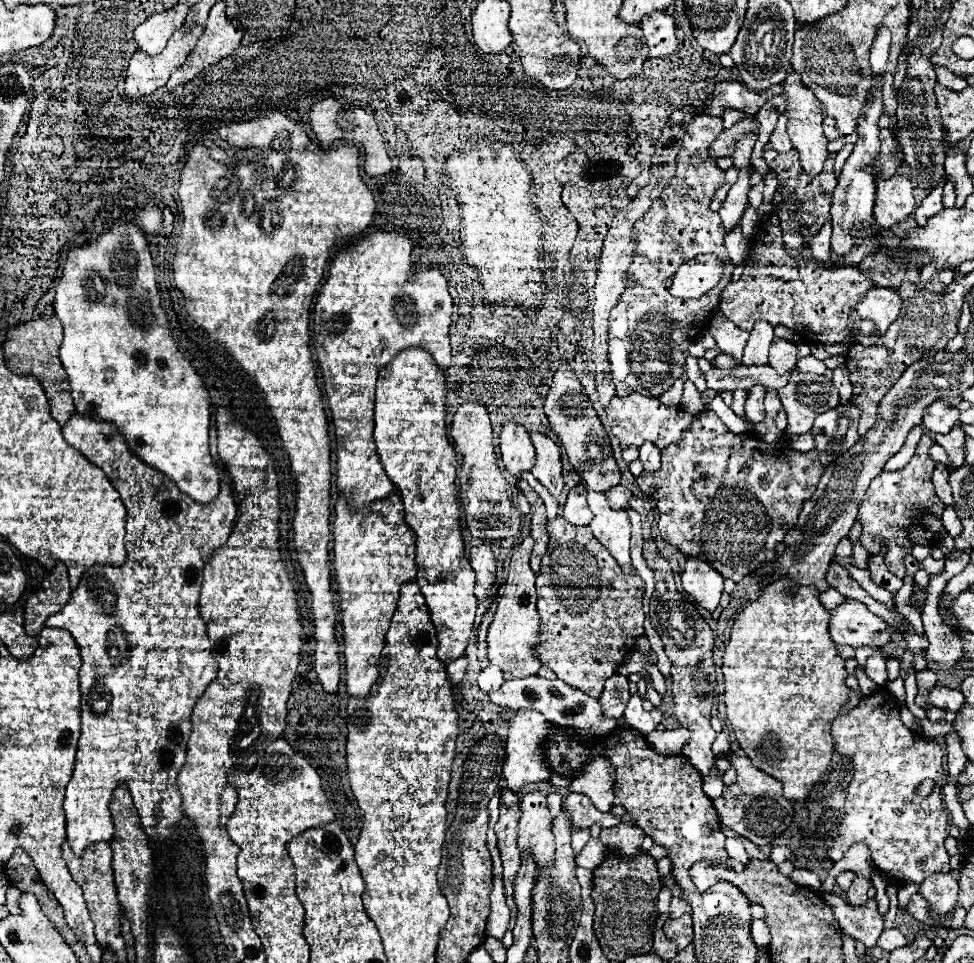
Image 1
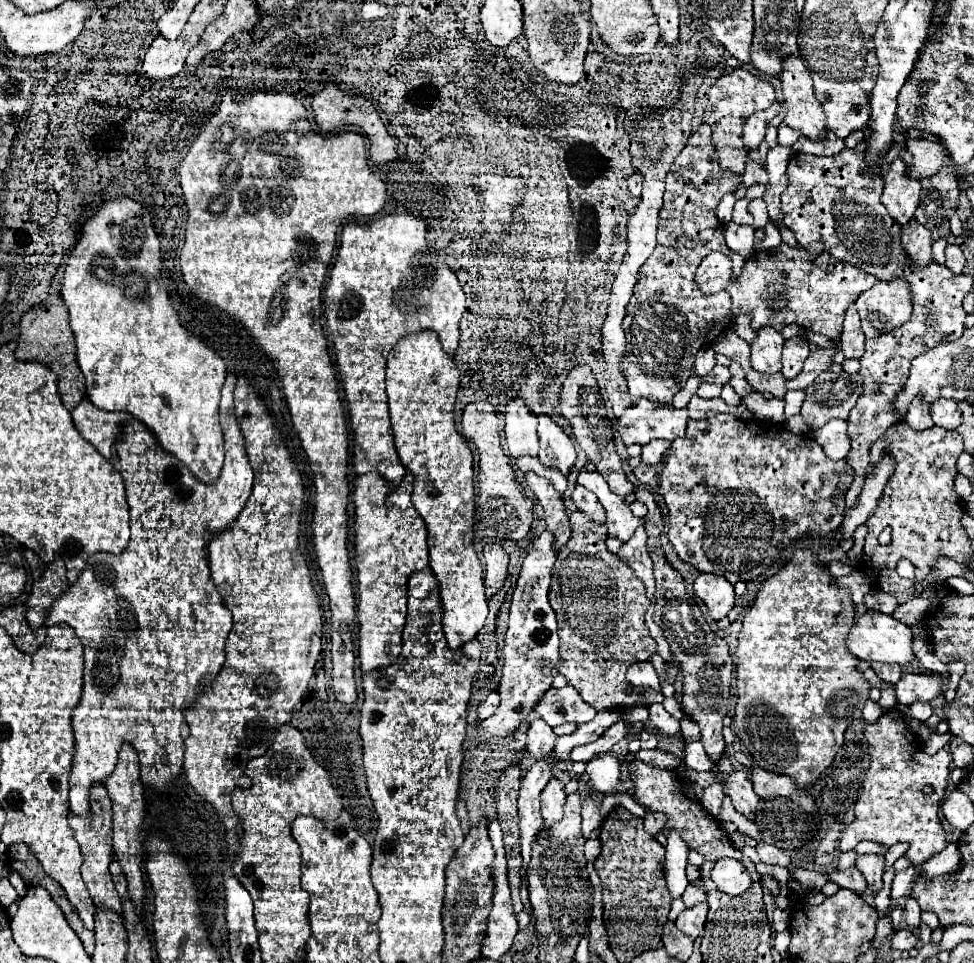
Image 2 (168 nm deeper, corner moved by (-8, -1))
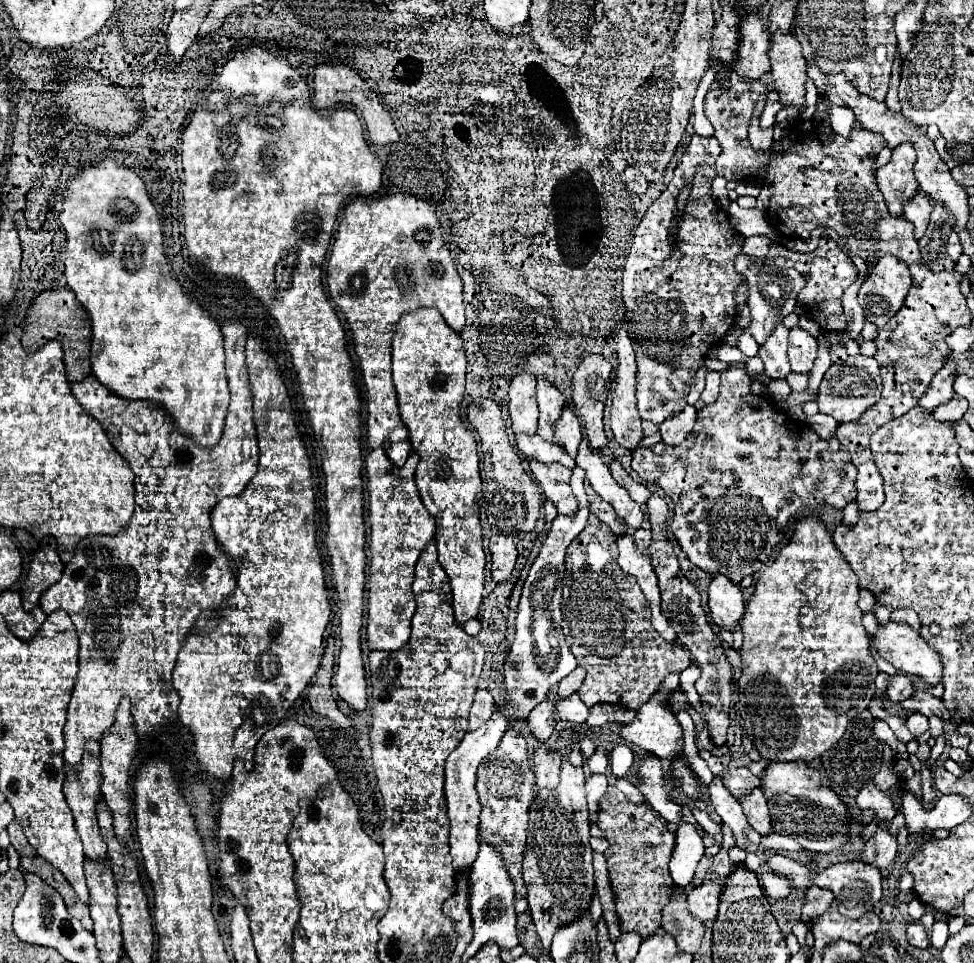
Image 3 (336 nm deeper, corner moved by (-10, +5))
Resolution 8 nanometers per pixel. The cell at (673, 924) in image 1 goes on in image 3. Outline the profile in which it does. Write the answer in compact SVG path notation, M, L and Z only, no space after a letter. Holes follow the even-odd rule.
M704 881L700 887L694 887L688 893L688 911L700 919L702 923L714 921L718 913L718 897L724 883L720 881Z

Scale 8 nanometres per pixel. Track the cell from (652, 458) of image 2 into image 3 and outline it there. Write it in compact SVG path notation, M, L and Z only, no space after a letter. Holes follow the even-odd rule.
M686 405L680 415L674 415L674 419L666 419L666 423L660 425L662 443L680 445L692 431L694 421L696 421L696 409L692 405Z

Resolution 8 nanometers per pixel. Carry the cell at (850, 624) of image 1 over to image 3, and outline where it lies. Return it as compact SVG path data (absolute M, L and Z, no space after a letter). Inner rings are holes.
M888 621L884 625L878 625L878 631L872 635L872 647L884 657L888 663L892 663L900 673L908 675L920 675L928 685L936 685L942 679L942 663L936 651L920 637L918 631L914 631L908 623L896 623Z

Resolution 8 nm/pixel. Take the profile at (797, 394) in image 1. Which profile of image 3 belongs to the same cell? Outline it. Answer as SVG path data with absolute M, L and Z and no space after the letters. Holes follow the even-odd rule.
M854 355L840 365L832 365L826 371L816 401L820 405L820 413L832 415L838 423L848 423L856 421L870 405L874 405L880 399L880 391L882 391L882 377L878 373L878 363L872 361L872 357Z

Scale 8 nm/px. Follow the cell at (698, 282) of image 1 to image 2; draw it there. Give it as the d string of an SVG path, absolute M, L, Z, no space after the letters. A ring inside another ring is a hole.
M786 243L776 249L756 251L750 259L746 259L740 275L730 275L732 261L724 253L710 253L710 257L706 257L696 271L696 283L700 285L702 293L718 293L720 289L728 291L732 297L732 313L750 313L754 329L770 325L776 331L782 331L782 327L796 323L828 339L834 339L842 333L842 321L848 305L854 303L862 291L870 289L878 281L874 275L868 275L850 263L834 261L830 253L822 253L810 261L802 247L792 249ZM768 283L782 283L786 287L788 309L782 309L780 315L774 315L774 311L768 309L768 301L764 301Z

